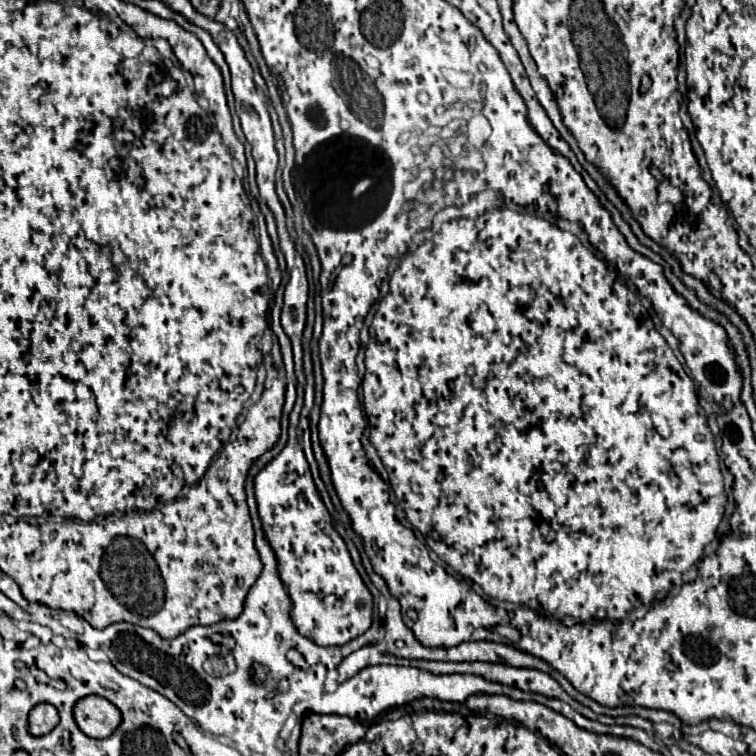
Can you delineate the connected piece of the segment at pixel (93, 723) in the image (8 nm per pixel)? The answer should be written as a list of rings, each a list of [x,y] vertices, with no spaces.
[[[88,695],[74,705],[74,721],[88,737],[104,739],[116,731],[122,717],[118,707],[114,707],[108,699]]]

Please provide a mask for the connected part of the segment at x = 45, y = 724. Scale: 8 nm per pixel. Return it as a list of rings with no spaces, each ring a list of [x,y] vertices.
[[[50,703],[36,705],[28,715],[28,733],[34,737],[50,733],[58,725],[58,711]]]

